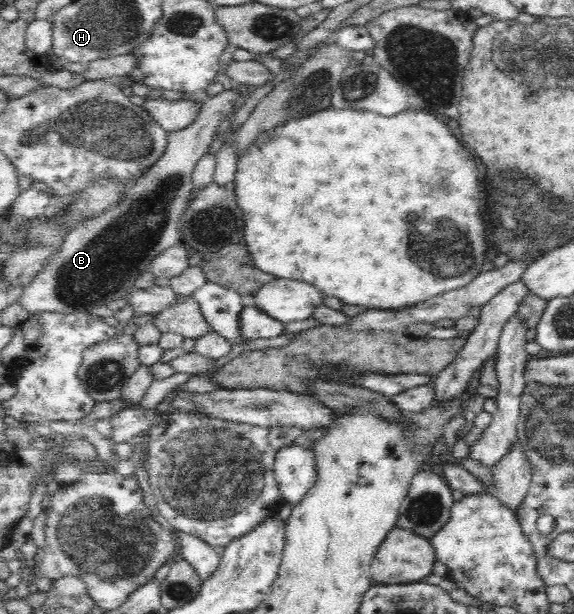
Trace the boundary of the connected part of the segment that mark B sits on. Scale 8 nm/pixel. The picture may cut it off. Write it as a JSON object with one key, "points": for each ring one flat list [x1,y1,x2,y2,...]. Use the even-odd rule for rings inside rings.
{"points":[[236,89,224,90,215,96,210,96,204,103,200,104,200,111,196,119,184,129,174,130,168,136,168,143,162,157,141,173,136,179,136,183,126,191,125,199,115,204,109,211,100,213,96,217,76,225,70,229,64,237,64,243,60,251,54,255,54,259,40,271,32,283,24,287,22,297,18,302,30,314,38,313,77,313,108,305,110,301,116,301,125,295,134,283,134,279,139,277,144,271,150,271,151,261,165,249,182,244,179,225,181,215,189,207,189,202,193,198,192,172,196,163,200,161,202,155,208,151,210,143,217,135,220,122,224,120,228,113,234,109,234,102,237,99]]}

